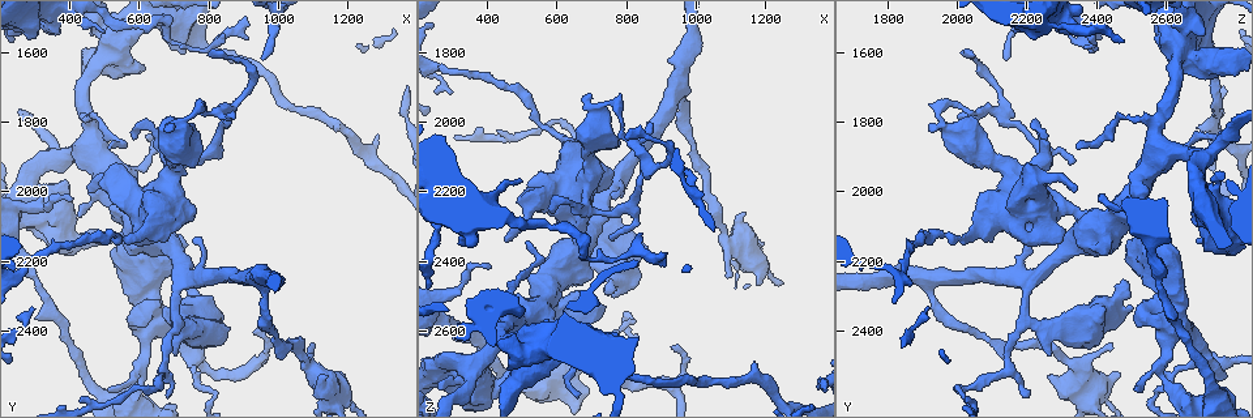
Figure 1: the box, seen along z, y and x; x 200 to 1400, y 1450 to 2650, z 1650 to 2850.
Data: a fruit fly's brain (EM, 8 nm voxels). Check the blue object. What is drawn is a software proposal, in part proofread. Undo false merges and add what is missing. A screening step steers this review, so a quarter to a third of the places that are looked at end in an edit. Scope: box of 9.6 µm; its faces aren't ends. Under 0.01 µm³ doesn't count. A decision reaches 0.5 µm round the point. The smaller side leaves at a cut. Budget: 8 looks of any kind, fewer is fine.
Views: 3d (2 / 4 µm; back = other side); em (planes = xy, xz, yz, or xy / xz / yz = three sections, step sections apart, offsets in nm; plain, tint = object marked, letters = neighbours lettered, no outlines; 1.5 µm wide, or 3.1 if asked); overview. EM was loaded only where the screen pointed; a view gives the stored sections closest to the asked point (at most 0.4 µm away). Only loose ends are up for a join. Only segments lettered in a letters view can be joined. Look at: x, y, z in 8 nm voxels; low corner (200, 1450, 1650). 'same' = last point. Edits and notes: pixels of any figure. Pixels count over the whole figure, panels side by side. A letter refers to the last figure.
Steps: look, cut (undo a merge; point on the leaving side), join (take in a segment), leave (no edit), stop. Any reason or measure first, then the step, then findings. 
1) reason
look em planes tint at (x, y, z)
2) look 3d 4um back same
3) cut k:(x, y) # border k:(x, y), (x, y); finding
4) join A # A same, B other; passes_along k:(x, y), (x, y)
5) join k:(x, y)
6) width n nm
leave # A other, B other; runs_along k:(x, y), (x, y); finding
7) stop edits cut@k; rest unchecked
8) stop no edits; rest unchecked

look em yz step 4 tint at (660, 2080, 2360)

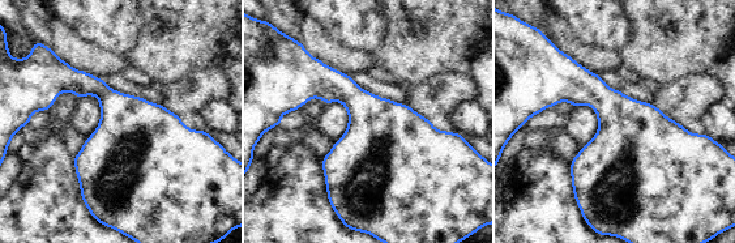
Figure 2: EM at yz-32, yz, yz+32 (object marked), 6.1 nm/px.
another direction
look em planes letters same

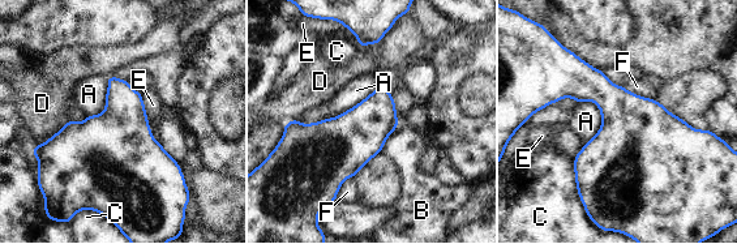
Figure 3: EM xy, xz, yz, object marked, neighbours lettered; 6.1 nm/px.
leave # A other, B other, C other, D other, E other, F other; border 3:(591, 99), (600, 128), (585, 144); one neuron here

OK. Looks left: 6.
tapers out
look 3d 4um at (690, 2590, 2200)

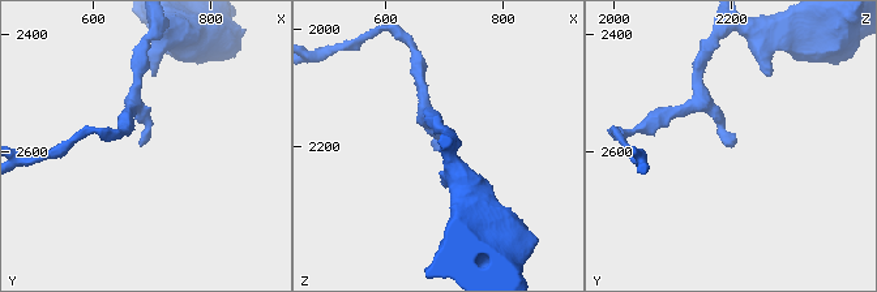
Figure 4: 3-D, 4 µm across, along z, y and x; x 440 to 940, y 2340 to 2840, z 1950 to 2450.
need the tissue
look em xy step 4 letters at (680, 2590, 2200)

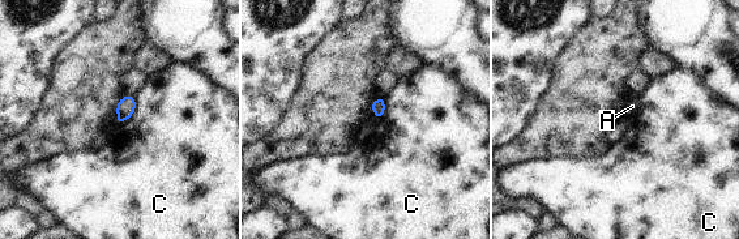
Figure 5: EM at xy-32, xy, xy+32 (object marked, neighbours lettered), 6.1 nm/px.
cut it another way
look em planes letters same

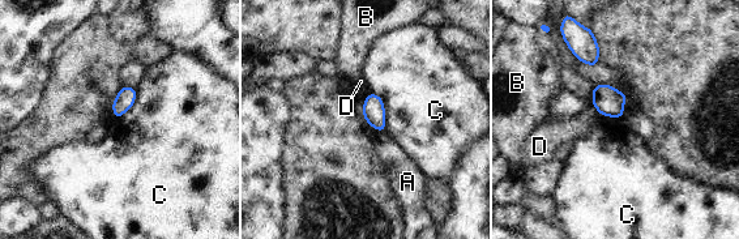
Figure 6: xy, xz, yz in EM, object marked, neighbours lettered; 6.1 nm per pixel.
leave # A other, B other, C other, D other; no lettered segment goes on from it

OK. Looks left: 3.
stops while still wide
look em planes letters at (1170, 2520, 2460)

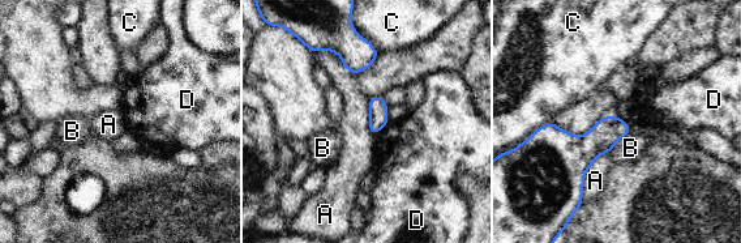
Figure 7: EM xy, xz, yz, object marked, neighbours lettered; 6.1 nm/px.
leave # A other, B other, C other, D other; border 7:(609, 150), (587, 170), (581, 203); none of them fits

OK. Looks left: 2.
stop no edits; rest unchecked

